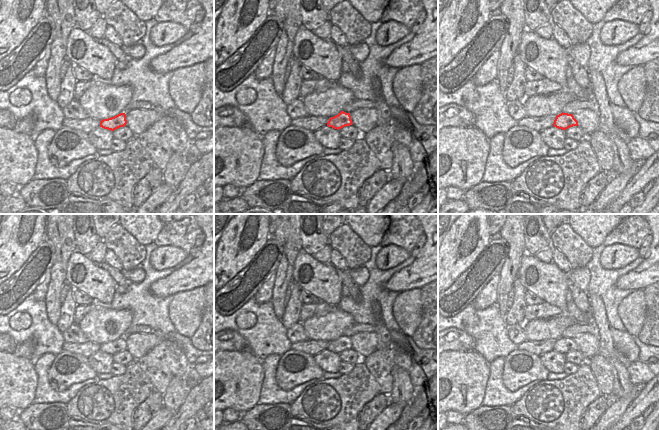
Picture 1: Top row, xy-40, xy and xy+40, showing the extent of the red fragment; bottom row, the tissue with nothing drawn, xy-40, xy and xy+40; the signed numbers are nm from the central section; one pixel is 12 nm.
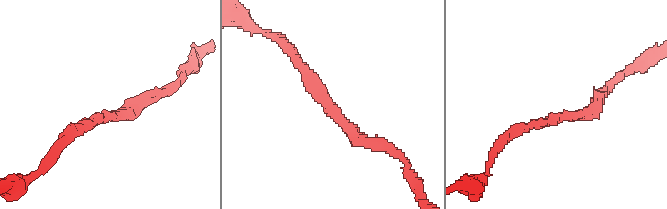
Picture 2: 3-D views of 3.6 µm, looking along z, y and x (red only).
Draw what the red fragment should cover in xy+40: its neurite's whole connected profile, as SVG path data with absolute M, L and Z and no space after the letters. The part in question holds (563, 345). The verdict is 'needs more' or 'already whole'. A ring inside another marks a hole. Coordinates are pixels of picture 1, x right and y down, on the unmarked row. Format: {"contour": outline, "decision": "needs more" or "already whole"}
{"contour": "M562 336L561 338L556 340L553 350L558 353L566 354L570 351L579 350L579 349L578 345L574 342L573 338Z", "decision": "already whole"}

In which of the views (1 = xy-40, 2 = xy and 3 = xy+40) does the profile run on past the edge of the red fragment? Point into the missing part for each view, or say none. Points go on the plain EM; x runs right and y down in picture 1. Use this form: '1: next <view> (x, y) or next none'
1: next none
2: next none
3: next none

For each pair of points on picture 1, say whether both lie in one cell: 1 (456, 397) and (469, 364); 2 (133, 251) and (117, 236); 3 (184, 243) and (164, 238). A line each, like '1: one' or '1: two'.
1: one
2: one
3: one

